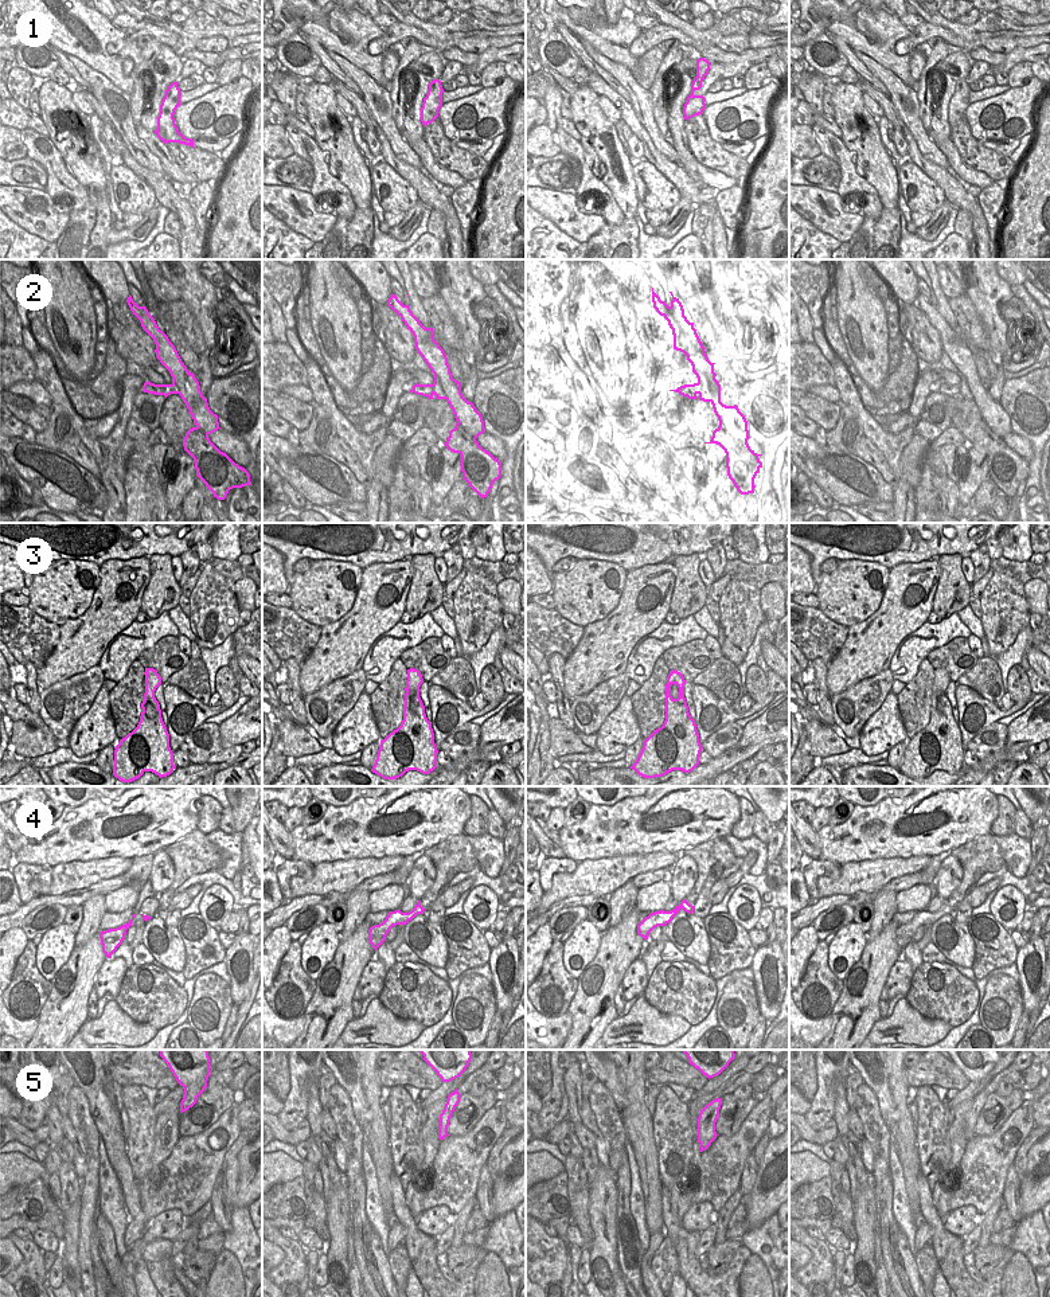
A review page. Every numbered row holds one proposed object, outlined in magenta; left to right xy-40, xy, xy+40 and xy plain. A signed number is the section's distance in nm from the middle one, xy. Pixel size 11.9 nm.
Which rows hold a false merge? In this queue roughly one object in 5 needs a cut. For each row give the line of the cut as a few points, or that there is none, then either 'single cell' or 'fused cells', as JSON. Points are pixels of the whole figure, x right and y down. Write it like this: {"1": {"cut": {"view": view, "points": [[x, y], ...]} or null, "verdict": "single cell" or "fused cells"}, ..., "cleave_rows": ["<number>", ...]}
{"1": {"cut": null, "verdict": "single cell"}, "2": {"cut": {"view": "xy", "points": [[422, 385], [428, 385], [433, 393]]}, "verdict": "fused cells"}, "3": {"cut": null, "verdict": "single cell"}, "4": {"cut": null, "verdict": "single cell"}, "5": {"cut": null, "verdict": "single cell"}, "cleave_rows": ["2"]}

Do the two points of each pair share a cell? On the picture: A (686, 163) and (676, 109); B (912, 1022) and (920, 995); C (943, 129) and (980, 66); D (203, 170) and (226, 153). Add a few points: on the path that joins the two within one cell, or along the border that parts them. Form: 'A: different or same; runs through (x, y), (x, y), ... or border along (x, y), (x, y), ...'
A: same; runs through (683, 149), (676, 132), (676, 122)
B: different; border along (905, 997), (924, 1016), (939, 1018), (944, 1022)
C: different; border along (972, 62), (970, 74), (965, 78)
D: different; border along (215, 155), (226, 165)

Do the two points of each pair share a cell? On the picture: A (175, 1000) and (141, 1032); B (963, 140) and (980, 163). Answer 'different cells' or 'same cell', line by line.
A: different cells
B: same cell

